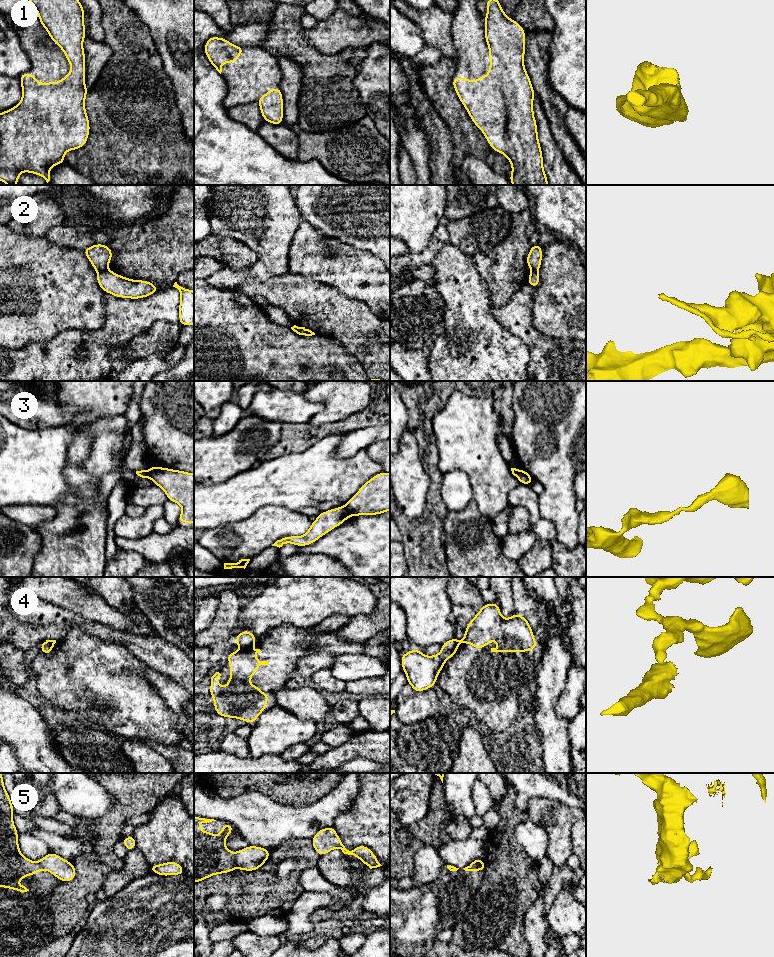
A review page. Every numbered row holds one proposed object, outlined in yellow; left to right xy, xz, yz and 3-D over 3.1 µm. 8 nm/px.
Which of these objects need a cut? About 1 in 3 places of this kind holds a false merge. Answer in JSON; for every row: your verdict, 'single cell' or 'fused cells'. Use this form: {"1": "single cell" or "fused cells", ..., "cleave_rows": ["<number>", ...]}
{"1": "fused cells", "2": "fused cells", "3": "fused cells", "4": "fused cells", "5": "fused cells", "cleave_rows": ["1", "2", "3", "4", "5"]}

